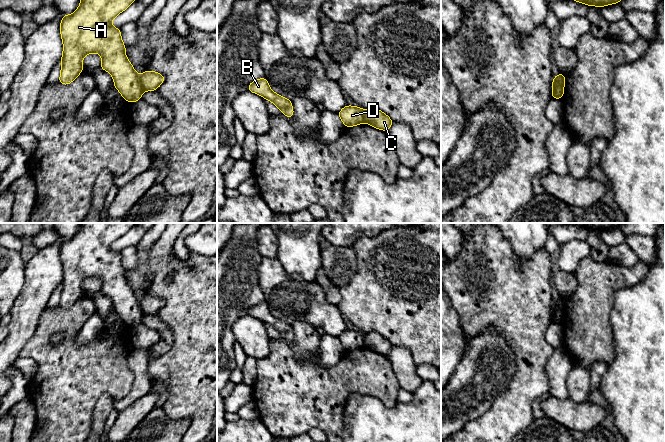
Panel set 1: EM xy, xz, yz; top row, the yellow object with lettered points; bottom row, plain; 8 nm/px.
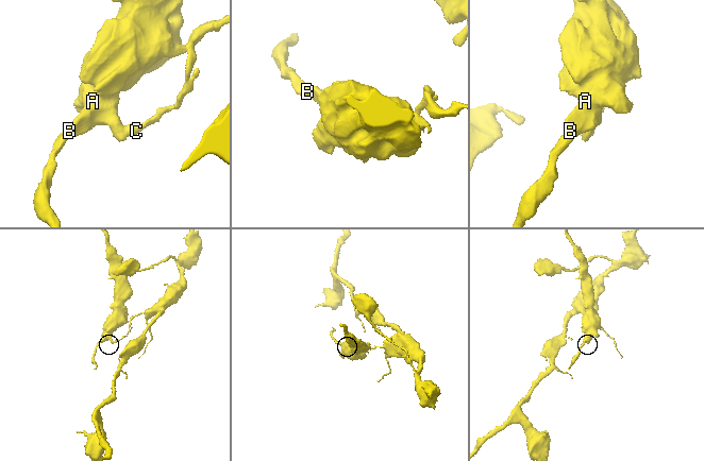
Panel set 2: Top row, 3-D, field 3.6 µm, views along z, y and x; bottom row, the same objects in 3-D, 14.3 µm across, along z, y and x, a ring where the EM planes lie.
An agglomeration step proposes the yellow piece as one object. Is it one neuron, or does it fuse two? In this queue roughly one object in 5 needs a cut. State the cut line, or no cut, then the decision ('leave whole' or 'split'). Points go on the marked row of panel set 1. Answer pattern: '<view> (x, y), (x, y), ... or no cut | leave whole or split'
yz (564, 75), (561, 85), (553, 83) | split

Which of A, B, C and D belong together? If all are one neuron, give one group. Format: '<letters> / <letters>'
A B D / C

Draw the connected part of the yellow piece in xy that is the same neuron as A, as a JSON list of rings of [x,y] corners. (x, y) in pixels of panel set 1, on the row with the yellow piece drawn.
[[[81,0],[77,10],[71,15],[63,15],[60,33],[63,40],[63,55],[61,58],[61,74],[59,83],[70,84],[83,72],[82,60],[88,53],[98,53],[102,56],[101,66],[109,72],[114,80],[115,88],[123,98],[130,102],[141,99],[143,89],[134,67],[129,62],[121,39],[120,28],[110,25],[111,21],[135,0]]]

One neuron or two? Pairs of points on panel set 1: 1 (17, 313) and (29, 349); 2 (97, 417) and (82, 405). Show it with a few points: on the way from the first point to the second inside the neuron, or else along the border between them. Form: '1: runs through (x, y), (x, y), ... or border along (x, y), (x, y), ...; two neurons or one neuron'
1: border along (38, 321), (34, 334), (25, 344), (19, 356); two neurons
2: border along (106, 393), (103, 393), (95, 404), (89, 431); two neurons

